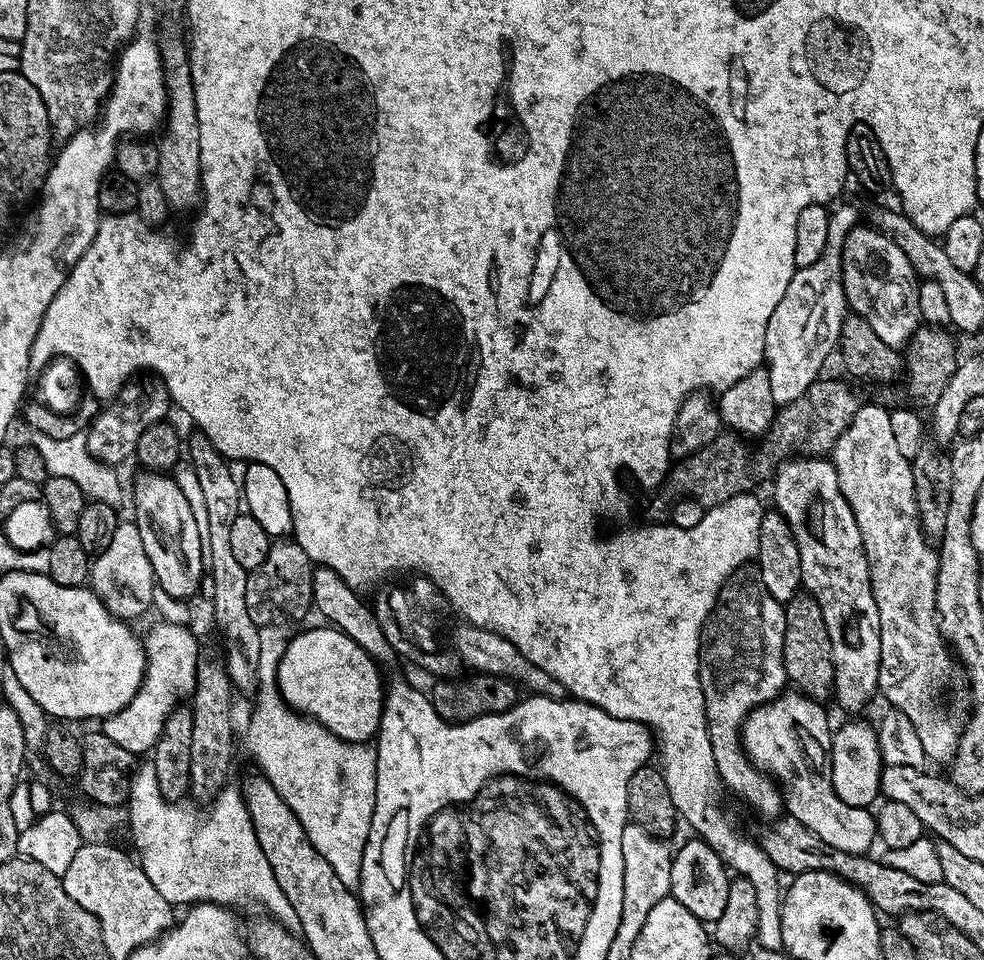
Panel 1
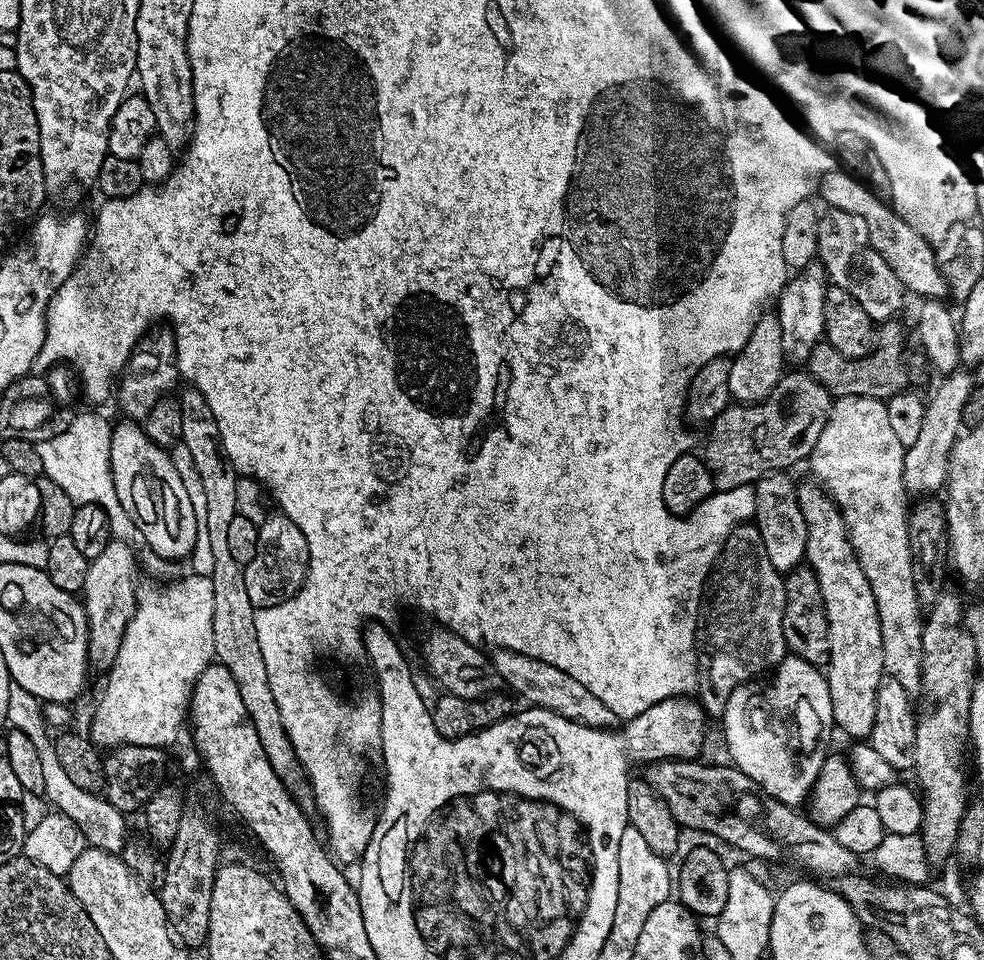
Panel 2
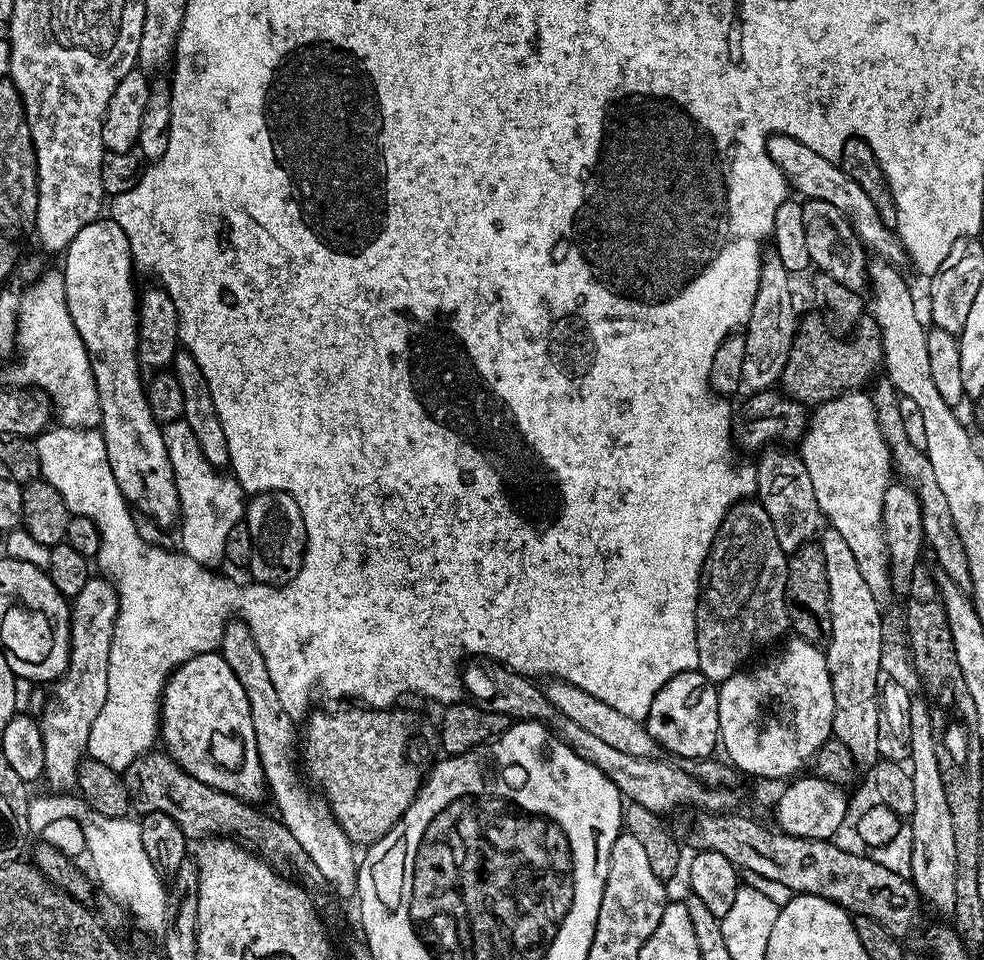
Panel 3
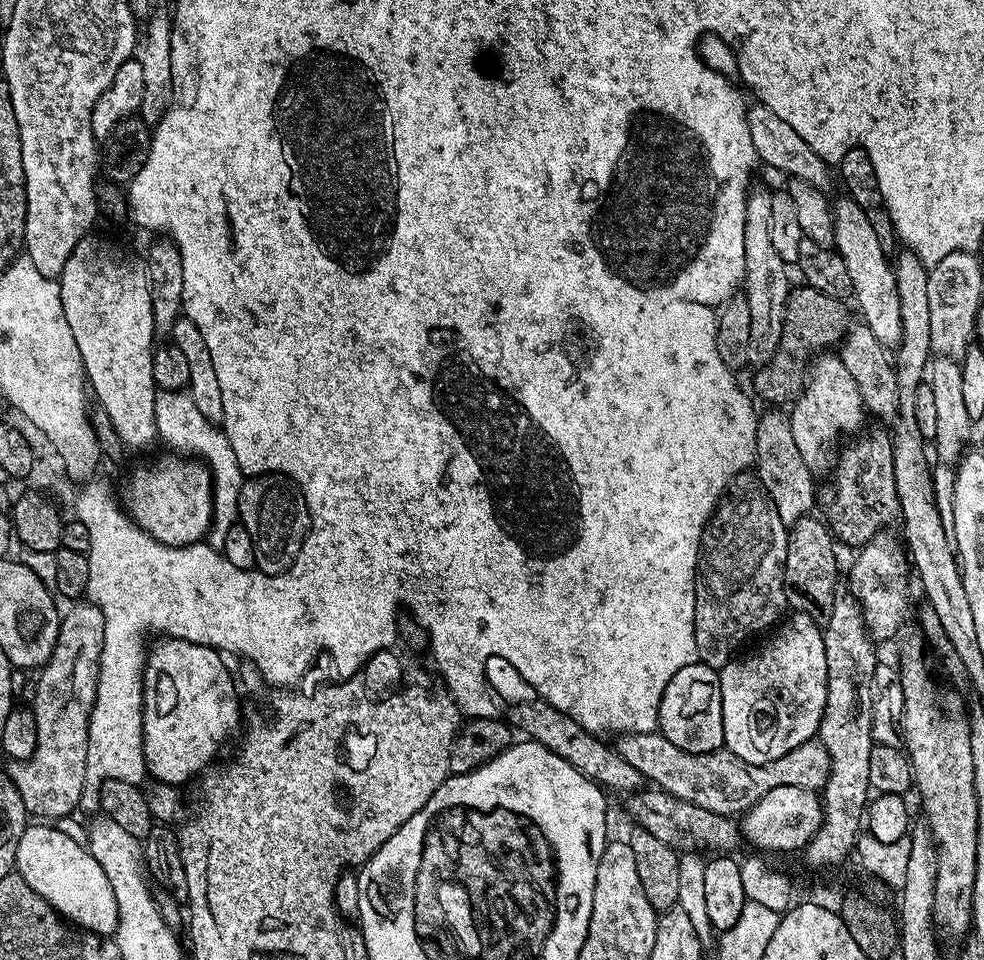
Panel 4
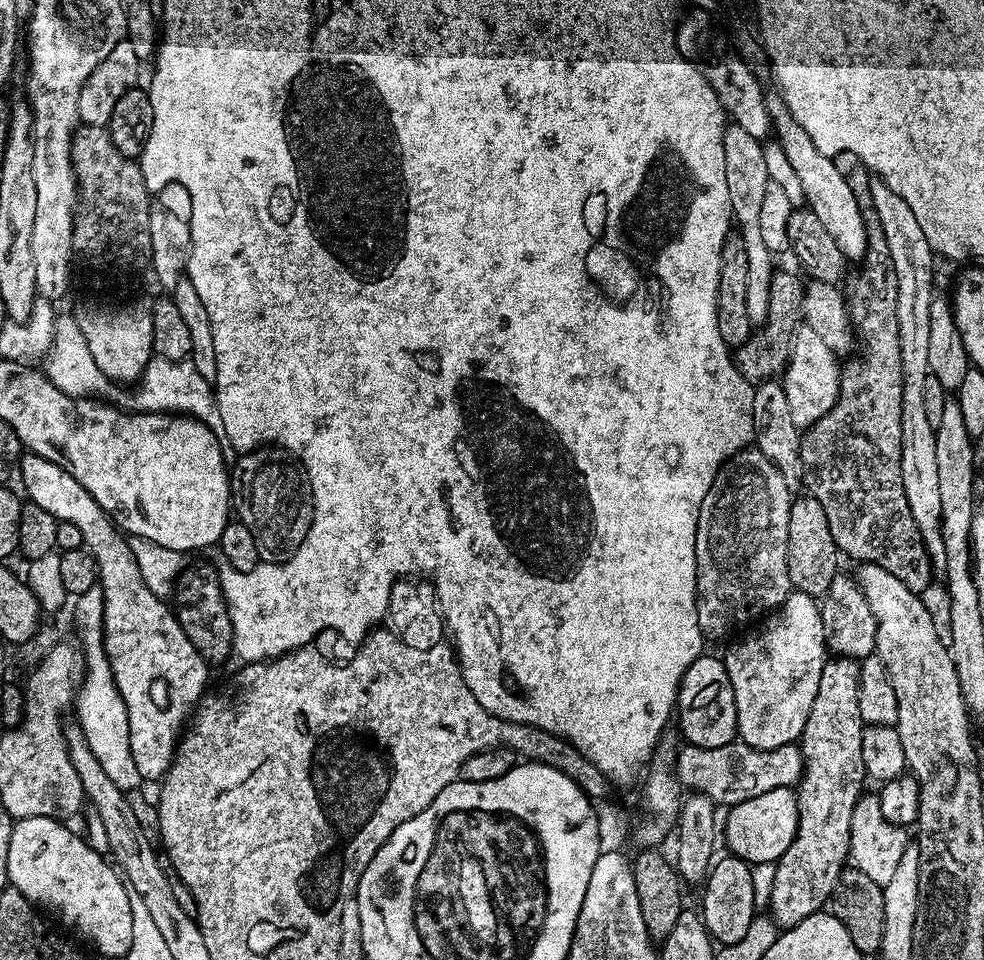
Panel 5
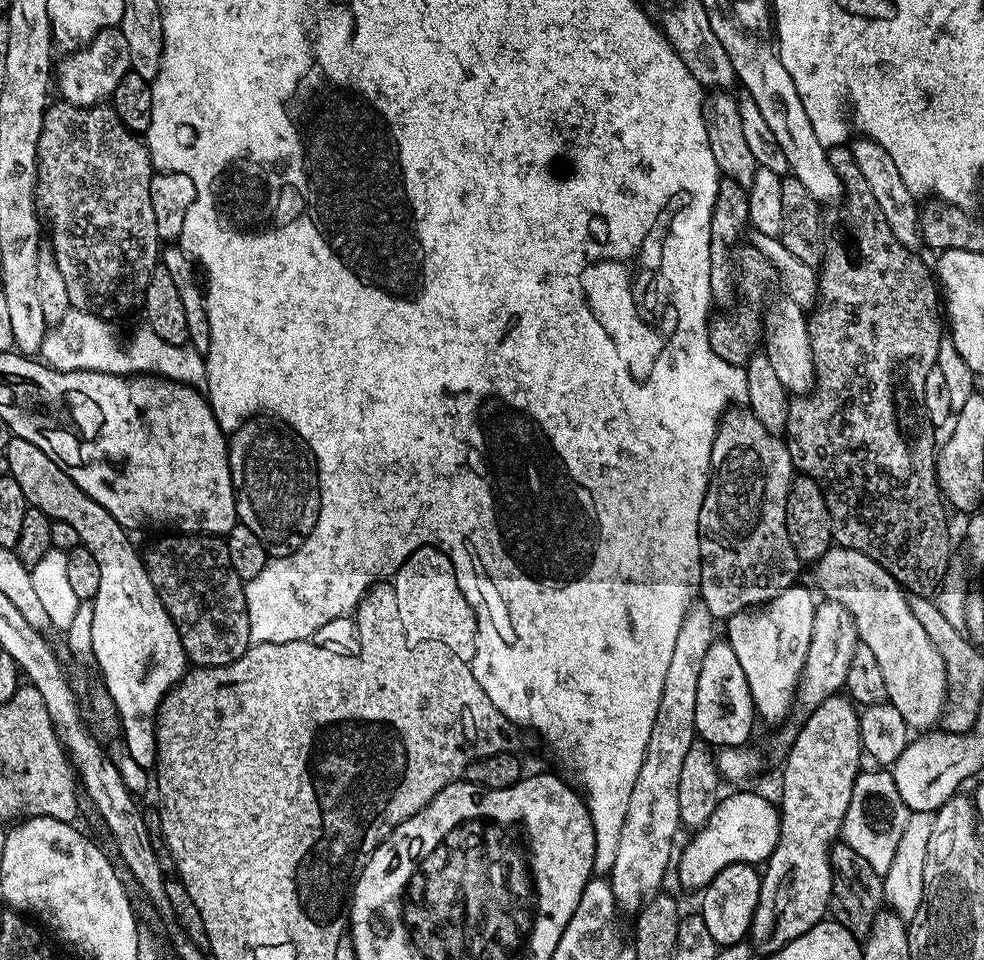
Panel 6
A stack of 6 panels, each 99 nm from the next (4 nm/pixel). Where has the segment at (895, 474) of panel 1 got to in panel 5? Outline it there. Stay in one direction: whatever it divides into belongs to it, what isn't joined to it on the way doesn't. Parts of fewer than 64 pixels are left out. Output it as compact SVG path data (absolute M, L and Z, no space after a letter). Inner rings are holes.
M801 323L792 334L792 349L788 355L788 364L782 373L782 383L786 390L786 398L790 405L790 414L794 417L794 426L801 430L808 428L818 418L822 418L834 406L840 397L840 370L841 363L837 353L822 342L822 337L810 326Z

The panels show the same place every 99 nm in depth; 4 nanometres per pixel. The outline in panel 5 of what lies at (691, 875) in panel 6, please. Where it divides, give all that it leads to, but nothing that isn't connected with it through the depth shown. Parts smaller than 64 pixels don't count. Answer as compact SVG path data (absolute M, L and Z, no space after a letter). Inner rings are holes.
M792 788L766 791L733 805L726 820L726 842L734 856L753 864L777 862L797 834L797 804Z

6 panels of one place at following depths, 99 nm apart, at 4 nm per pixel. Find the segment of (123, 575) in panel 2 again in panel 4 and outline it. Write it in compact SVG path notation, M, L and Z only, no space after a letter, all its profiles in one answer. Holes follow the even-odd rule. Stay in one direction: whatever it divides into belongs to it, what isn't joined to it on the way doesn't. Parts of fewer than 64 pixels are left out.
M76 602L73 603L72 609L69 612L65 611L60 618L60 629L58 630L58 638L54 650L50 654L50 658L45 662L43 668L39 669L37 680L34 680L34 688L36 684L36 693L32 696L30 707L34 718L38 722L38 746L34 746L34 754L28 760L18 760L11 765L10 775L14 786L18 790L18 794L22 794L22 802L24 809L28 811L29 817L39 818L44 822L55 822L64 817L71 817L79 806L80 799L84 796L84 780L89 779L88 767L86 766L86 750L88 749L88 719L92 713L92 703L96 697L98 690L98 670L100 669L100 655L102 654L102 634L104 633L104 619L102 618L102 610L98 610L98 606L91 602Z

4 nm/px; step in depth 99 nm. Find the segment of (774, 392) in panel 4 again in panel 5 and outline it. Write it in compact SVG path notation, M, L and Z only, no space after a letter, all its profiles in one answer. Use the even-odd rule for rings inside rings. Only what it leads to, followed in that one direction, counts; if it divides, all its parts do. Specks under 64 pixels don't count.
M775 271L770 284L770 301L767 320L759 330L753 331L744 344L734 350L734 363L738 374L749 380L753 386L763 380L779 377L788 364L788 355L792 349L792 334L802 323L802 301L806 284L792 272Z

